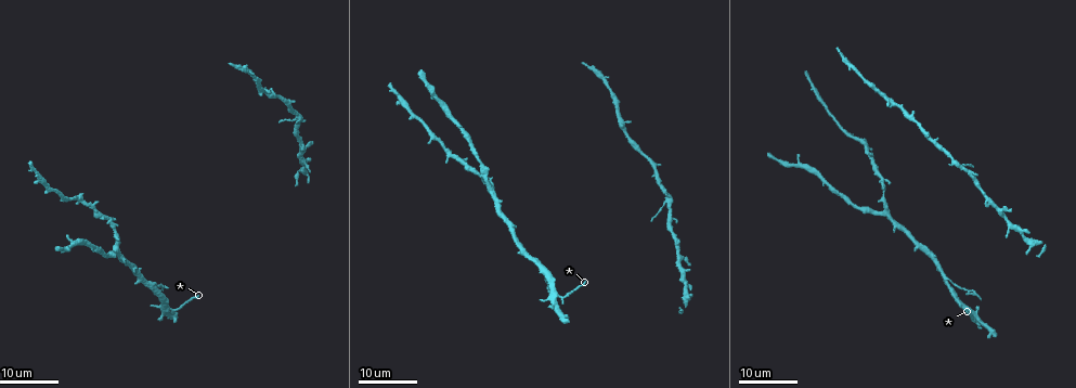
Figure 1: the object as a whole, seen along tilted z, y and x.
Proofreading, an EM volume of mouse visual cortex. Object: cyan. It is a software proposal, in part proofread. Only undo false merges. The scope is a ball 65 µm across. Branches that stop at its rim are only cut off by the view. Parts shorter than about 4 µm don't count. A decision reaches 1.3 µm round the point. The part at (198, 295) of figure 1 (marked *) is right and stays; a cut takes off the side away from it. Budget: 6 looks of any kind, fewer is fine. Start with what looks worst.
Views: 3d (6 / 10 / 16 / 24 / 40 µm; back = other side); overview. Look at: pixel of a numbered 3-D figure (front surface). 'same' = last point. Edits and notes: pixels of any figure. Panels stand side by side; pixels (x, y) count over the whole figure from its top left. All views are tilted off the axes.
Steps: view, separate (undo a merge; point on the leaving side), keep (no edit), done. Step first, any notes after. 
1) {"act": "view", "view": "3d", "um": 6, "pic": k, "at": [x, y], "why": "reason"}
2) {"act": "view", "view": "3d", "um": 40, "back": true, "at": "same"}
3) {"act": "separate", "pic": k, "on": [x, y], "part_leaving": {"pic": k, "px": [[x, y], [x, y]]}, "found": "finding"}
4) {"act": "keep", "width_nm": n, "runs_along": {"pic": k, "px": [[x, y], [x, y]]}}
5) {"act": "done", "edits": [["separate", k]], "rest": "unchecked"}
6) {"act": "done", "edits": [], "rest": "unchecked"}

{"act": "view", "view": "3d", "um": 24, "pic": 1, "at": [156, 282]}

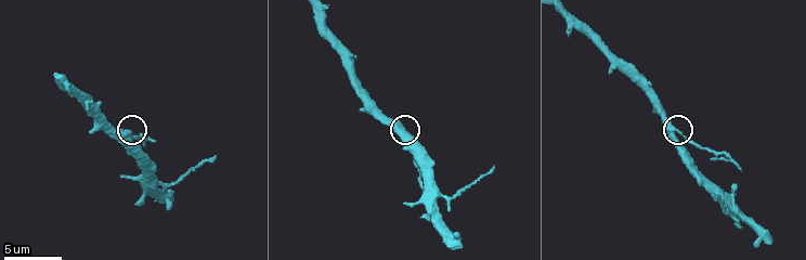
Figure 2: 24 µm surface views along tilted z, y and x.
{"act": "view", "view": "3d", "um": 6, "pic": 2, "at": [678, 131]}

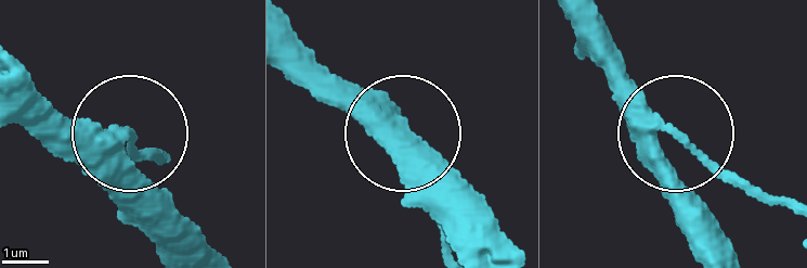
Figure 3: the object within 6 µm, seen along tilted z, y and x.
{"act": "keep", "width_nm": 300, "found": "continuous, no second neuron"}

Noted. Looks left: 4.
{"act": "view", "view": "3d", "um": 10, "pic": 2, "at": [426, 202], "why": "four-way junction"}

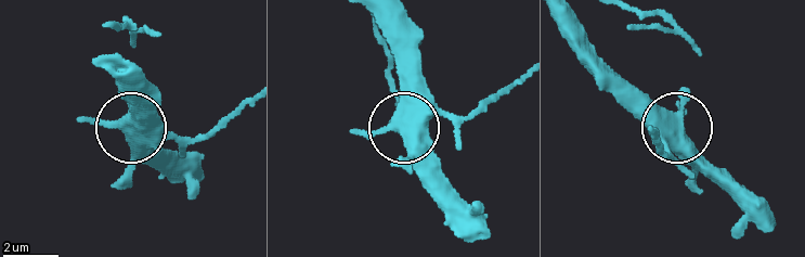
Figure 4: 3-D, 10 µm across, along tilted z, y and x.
{"act": "keep", "arms": 4, "runs_along": {"pic": 4, "px": [[519, 75], [467, 114], [426, 115], [406, 126], [462, 196]]}, "found": "all the same neuron"}

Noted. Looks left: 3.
{"act": "view", "view": "3d", "um": 16, "pic": 1, "at": [115, 248], "why": "three-way junction"}

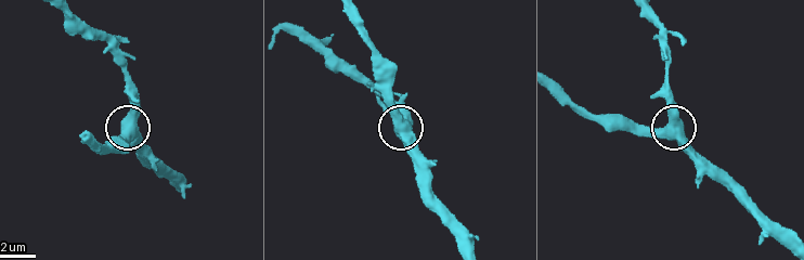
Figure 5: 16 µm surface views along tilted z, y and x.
{"act": "view", "view": "3d", "um": 6, "pic": 5, "at": [670, 126], "why": "zoom in"}

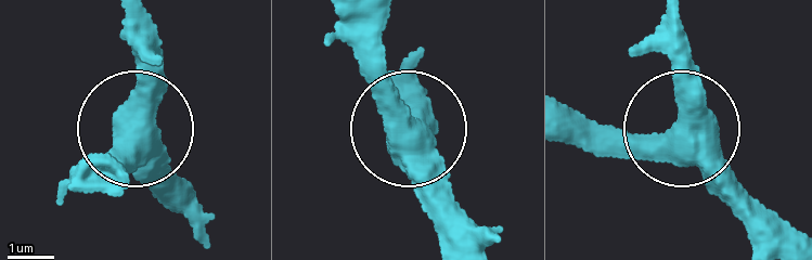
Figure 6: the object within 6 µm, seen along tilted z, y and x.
{"act": "keep", "width_nm": 530, "found": "all the same neuron"}

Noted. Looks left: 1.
{"act": "done", "edits": [], "rest": "unchecked"}

